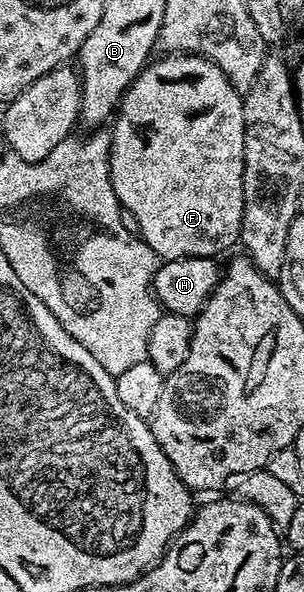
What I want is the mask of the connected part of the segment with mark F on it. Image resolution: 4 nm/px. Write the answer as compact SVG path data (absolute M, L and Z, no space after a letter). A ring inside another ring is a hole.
M170 52L166 58L155 57L134 78L134 82L122 95L113 119L110 134L110 179L118 201L125 213L134 217L133 225L138 225L137 233L158 253L159 259L171 258L214 258L221 250L239 241L244 216L244 108L243 95L228 80L228 76L211 58L200 54Z

